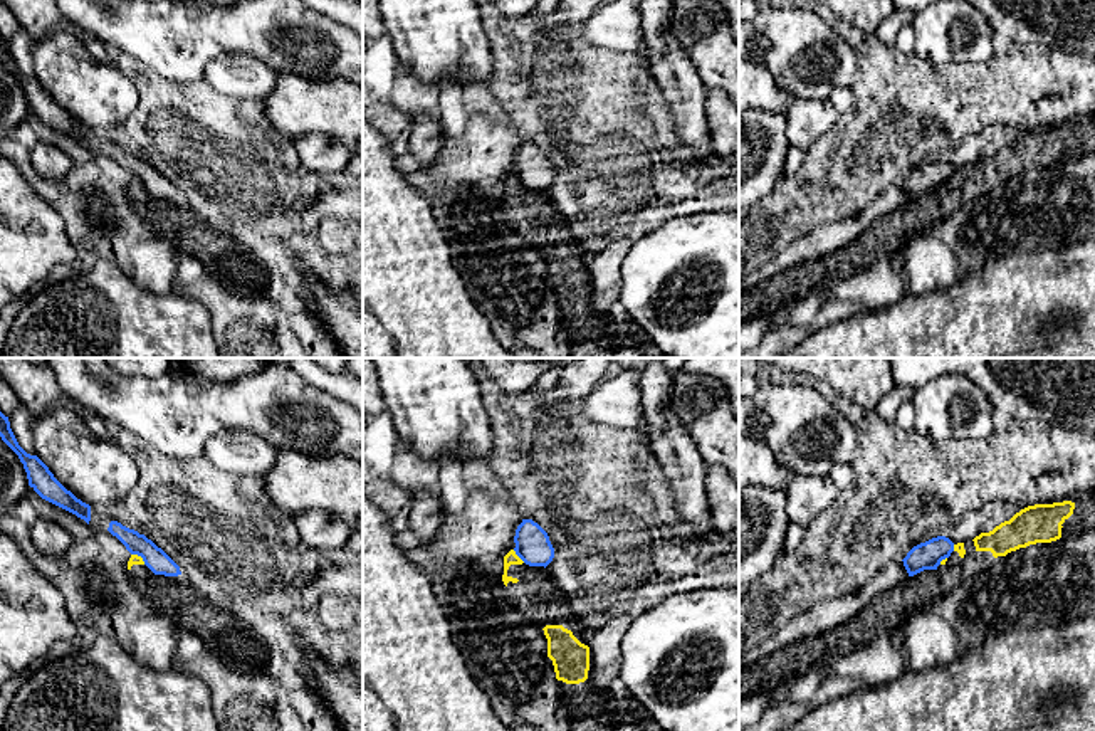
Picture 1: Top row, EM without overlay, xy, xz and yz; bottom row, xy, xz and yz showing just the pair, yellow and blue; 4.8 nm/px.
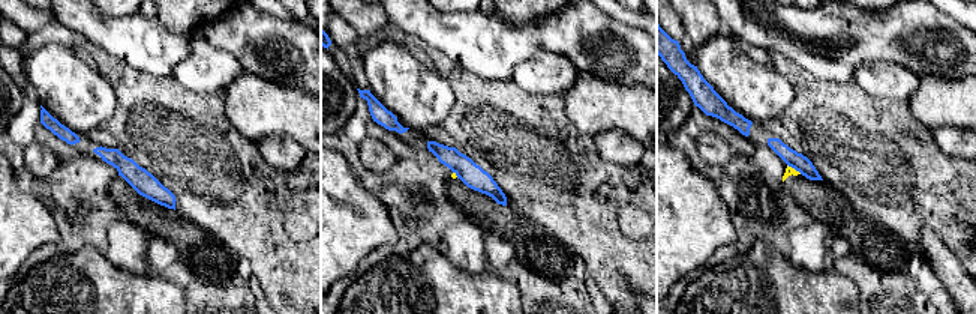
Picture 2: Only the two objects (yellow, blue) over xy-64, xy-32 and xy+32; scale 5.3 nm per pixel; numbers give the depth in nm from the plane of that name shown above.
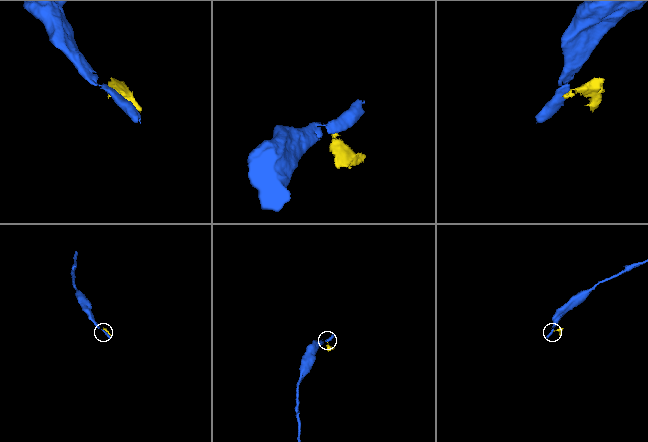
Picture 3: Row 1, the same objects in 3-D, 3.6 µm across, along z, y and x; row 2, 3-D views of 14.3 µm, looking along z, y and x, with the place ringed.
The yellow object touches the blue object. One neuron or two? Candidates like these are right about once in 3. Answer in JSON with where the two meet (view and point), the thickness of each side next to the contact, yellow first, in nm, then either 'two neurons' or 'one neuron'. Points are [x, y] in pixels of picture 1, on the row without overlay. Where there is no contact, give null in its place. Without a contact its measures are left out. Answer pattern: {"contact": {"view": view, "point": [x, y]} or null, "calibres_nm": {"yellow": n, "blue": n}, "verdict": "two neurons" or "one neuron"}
{"contact": {"view": "xz", "point": [518, 180]}, "calibres_nm": {"yellow": 60, "blue": 170}, "verdict": "two neurons"}

